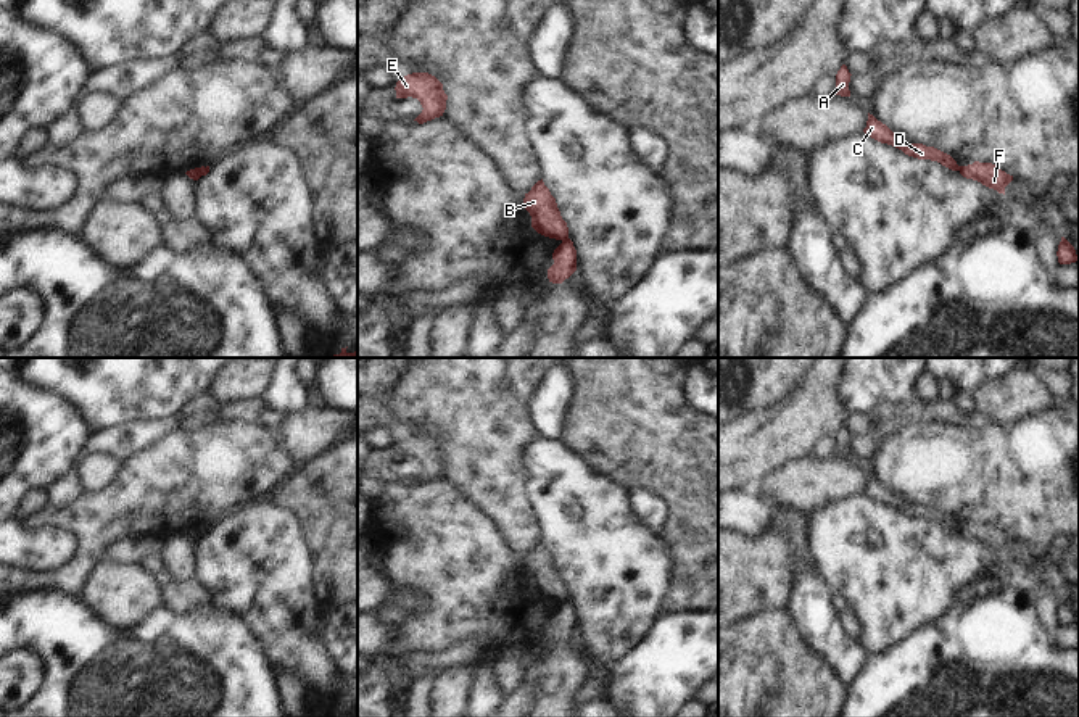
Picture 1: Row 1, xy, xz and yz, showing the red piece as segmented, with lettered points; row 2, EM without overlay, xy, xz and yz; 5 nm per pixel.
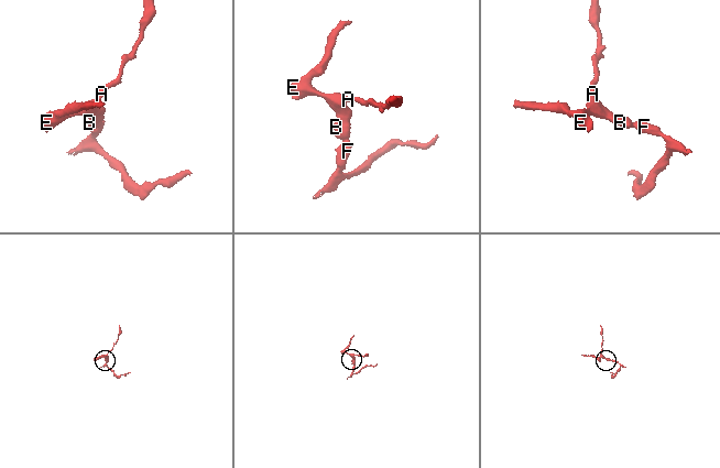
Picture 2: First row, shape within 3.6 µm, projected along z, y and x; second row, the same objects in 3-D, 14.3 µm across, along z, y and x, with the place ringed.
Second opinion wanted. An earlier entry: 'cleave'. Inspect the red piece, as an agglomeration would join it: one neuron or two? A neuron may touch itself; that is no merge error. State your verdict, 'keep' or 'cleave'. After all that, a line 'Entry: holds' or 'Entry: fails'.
cleave
Entry: holds

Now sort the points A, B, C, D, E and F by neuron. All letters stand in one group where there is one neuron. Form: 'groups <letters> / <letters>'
groups A B C D E / F

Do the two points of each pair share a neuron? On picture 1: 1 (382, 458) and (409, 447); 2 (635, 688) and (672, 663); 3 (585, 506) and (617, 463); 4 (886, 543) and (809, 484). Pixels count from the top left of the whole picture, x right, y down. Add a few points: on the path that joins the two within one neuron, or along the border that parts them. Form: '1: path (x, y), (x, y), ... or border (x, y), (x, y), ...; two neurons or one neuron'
1: path (388, 456), (403, 450); one neuron
2: path (644, 685), (649, 685), (662, 672); one neuron
3: border (577, 453), (630, 490); two neurons
4: border (862, 492), (852, 497), (830, 498), (809, 514); two neurons

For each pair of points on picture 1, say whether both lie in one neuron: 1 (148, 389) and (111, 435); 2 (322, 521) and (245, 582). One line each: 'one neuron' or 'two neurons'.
1: two neurons
2: two neurons

